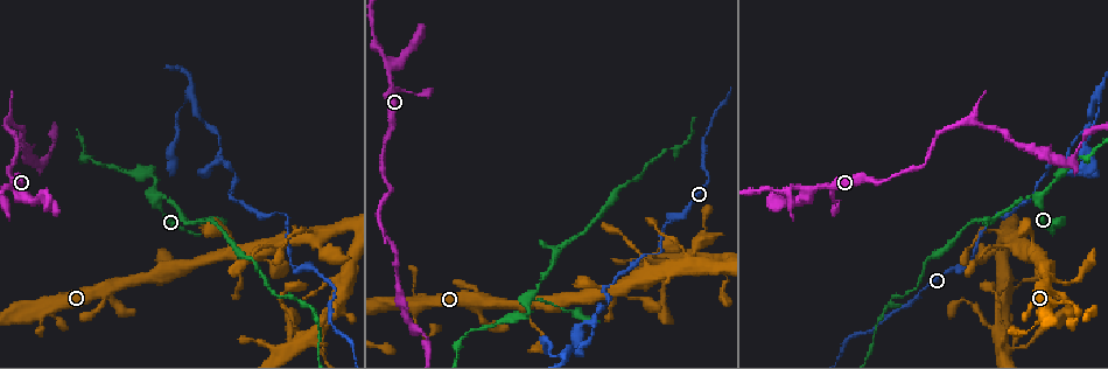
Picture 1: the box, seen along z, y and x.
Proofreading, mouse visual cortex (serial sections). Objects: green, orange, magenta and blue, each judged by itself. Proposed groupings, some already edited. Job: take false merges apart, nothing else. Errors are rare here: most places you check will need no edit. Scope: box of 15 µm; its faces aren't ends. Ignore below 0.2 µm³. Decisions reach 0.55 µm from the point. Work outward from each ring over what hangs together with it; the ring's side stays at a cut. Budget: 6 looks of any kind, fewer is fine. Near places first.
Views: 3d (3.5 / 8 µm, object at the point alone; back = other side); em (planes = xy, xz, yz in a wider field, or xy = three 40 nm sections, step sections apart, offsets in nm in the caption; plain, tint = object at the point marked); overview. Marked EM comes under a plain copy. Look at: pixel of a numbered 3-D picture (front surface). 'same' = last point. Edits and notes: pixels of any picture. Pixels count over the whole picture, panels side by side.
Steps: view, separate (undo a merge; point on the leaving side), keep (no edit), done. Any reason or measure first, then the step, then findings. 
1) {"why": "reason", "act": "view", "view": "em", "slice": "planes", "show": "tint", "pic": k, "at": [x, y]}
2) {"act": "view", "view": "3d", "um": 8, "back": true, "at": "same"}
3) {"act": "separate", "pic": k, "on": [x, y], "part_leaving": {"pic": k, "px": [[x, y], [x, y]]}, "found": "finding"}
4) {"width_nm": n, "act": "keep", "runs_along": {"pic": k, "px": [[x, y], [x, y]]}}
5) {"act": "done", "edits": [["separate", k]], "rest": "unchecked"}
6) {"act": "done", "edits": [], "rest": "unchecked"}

{"why": "narrows sharply", "act": "view", "view": "em", "slice": "xy", "step": 2, "show": "tint", "pic": 1, "at": [996, 211]}

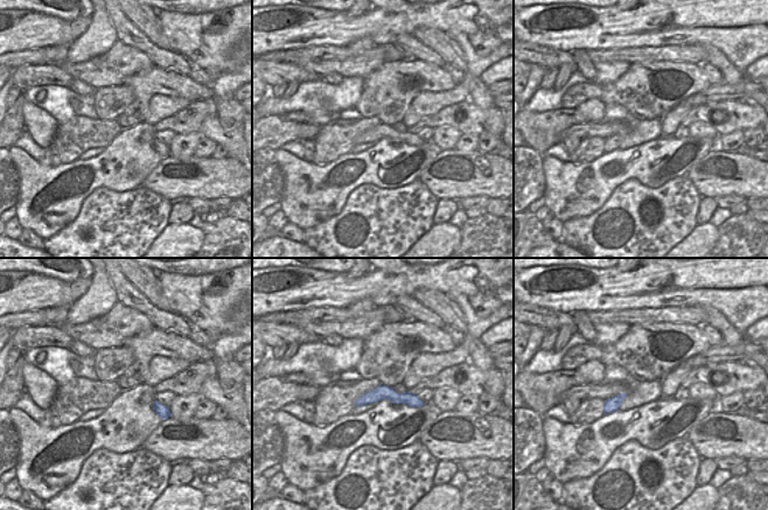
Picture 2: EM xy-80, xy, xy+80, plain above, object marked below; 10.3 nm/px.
{"why": "see where the arms go", "act": "view", "view": "3d", "um": 3.5, "at": "same"}

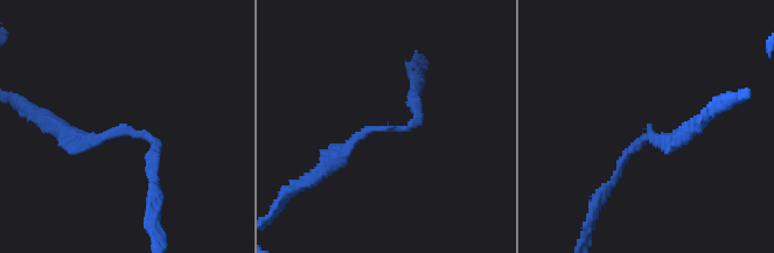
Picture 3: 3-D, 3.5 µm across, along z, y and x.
{"arm_widths_nm": [150, 150], "act": "keep", "runs_along": {"pic": 3, "px": [[417, 88], [413, 124], [374, 126], [327, 162]]}, "found": "one cell here"}

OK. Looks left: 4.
{"why": "abrupt turn", "act": "view", "view": "3d", "um": 3.5, "pic": 1, "at": [1057, 171]}

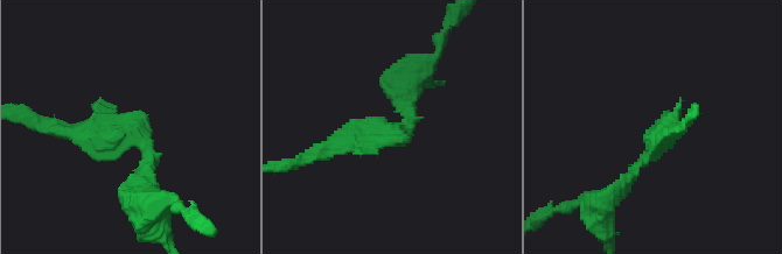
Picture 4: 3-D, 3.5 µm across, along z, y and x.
{"why": "now the EM", "act": "view", "view": "em", "slice": "xy", "step": 2, "show": "tint", "pic": 4, "at": [397, 126]}

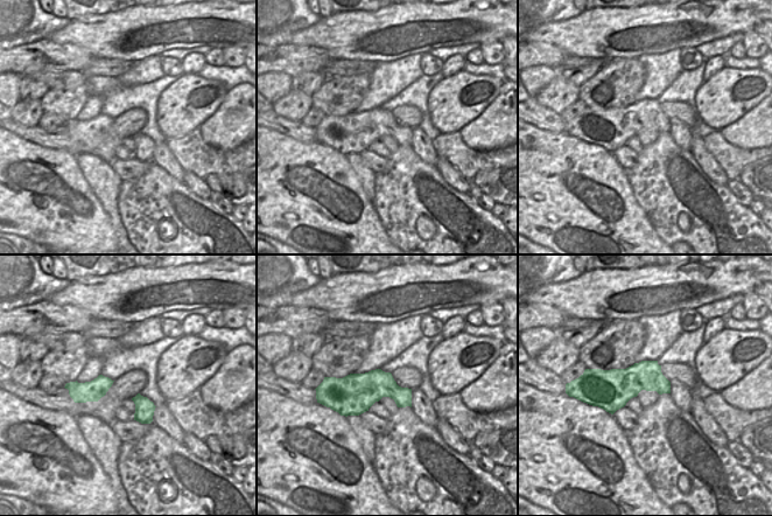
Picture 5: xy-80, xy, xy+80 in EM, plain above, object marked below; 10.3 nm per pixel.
{"why": "cut it another way", "act": "view", "view": "em", "slice": "xy", "step": 5, "show": "tint", "at": "same"}

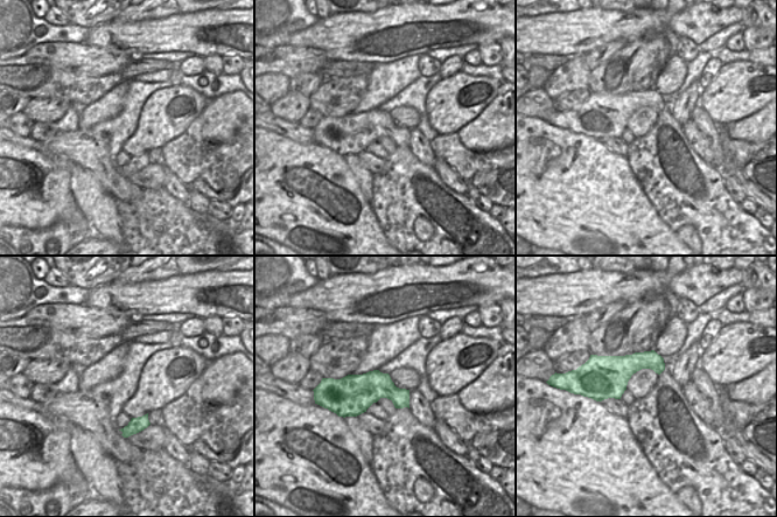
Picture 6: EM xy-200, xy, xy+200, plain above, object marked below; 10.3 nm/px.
{"act": "keep", "runs_along": {"pic": 4, "px": [[407, 85], [407, 124], [322, 150]]}, "found": "one cell here"}

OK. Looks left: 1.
{"act": "done", "edits": [], "rest": "unchecked"}

